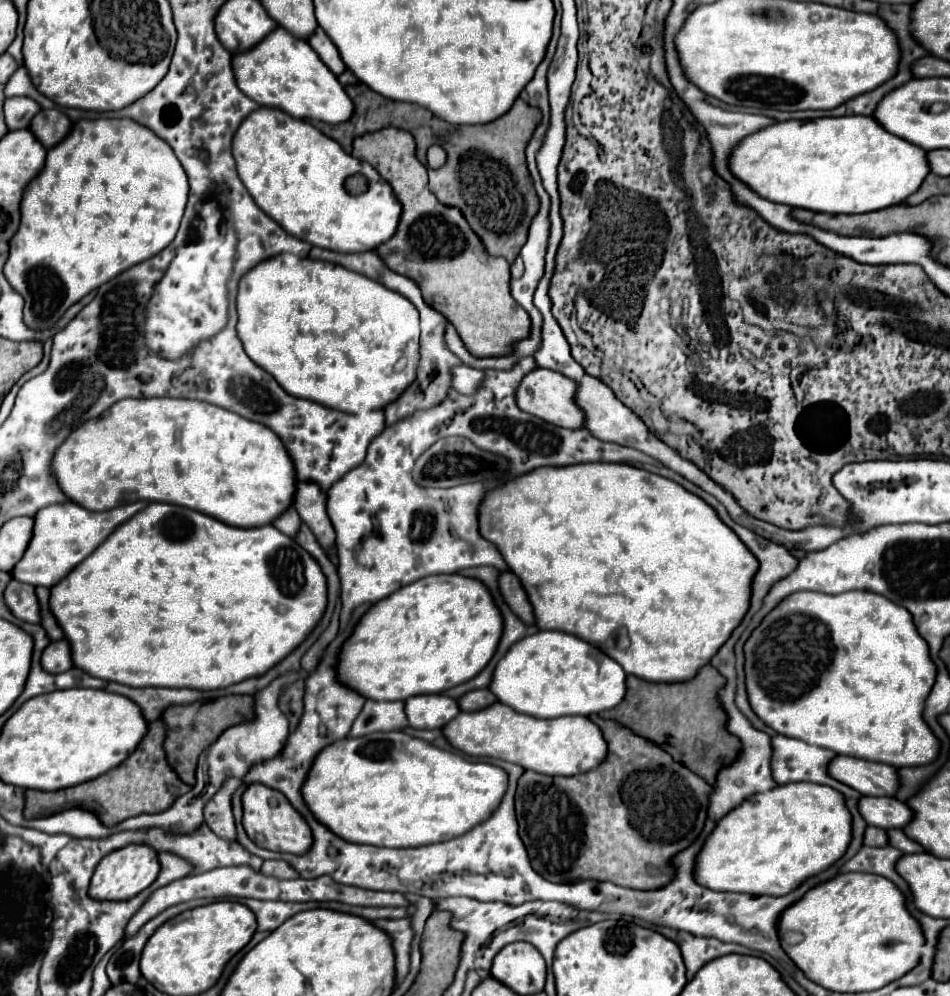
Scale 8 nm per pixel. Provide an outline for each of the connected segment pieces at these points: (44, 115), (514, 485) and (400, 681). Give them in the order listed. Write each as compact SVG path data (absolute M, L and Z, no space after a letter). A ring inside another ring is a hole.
M42 109L30 123L30 131L46 149L58 145L70 133L70 127L70 119L56 109Z
M582 463L578 467L556 467L556 469L542 467L538 471L516 477L484 497L478 513L478 523L482 537L500 549L509 569L520 577L534 607L538 629L566 631L592 645L598 645L608 657L618 661L628 675L636 675L650 683L690 681L706 663L710 663L710 659L720 651L726 639L730 639L732 631L742 623L744 615L750 609L752 579L758 571L758 561L754 559L754 555L750 555L750 551L746 551L746 545L734 535L734 531L730 531L728 525L724 525L718 519L718 513L706 501L686 491L672 479L648 473L644 469L640 469L638 473L636 467L626 463ZM622 629L626 629L628 643L626 649L616 649L616 635Z
M430 575L368 609L342 647L338 675L346 685L376 701L444 693L474 679L488 665L502 629L500 609L482 581L464 575Z

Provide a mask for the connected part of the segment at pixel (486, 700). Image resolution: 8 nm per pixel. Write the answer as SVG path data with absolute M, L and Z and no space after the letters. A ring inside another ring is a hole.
M476 689L466 693L464 697L458 699L458 705L462 711L480 711L484 707L490 707L492 703L496 703L496 695L492 695L490 689Z

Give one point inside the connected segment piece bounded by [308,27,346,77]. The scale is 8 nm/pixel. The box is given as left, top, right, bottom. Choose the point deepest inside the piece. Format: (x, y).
(319, 41)

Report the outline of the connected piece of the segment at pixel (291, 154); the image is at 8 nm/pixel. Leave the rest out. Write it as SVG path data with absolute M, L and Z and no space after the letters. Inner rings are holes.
M258 109L242 121L238 127L234 141L232 141L232 153L236 159L238 175L256 201L256 205L274 219L286 233L308 241L310 245L330 249L342 253L359 253L375 250L380 244L394 237L394 231L398 227L398 219L402 215L402 207L392 193L392 187L370 167L366 161L360 161L348 153L342 151L342 147L322 135L318 129L314 129L310 123L300 119L290 119L284 111L278 109ZM352 175L364 175L368 179L368 189L360 195L350 195L344 187L346 179Z

